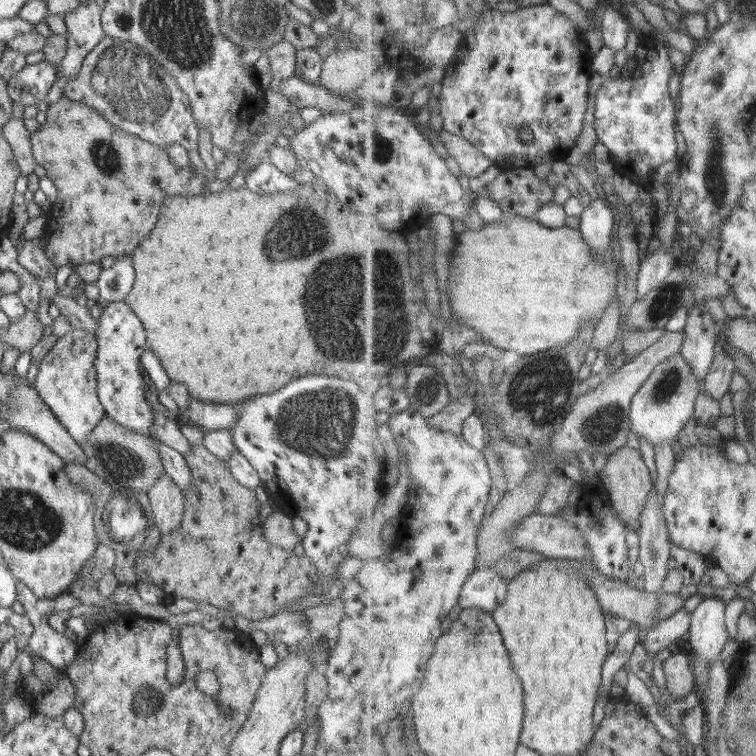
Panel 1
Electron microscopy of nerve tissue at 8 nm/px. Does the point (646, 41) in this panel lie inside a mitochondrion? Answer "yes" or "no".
no

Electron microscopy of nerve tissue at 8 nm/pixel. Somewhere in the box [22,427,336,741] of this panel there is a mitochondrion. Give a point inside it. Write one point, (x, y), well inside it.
(149, 702)

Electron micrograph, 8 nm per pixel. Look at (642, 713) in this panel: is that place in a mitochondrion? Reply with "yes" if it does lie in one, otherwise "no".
no

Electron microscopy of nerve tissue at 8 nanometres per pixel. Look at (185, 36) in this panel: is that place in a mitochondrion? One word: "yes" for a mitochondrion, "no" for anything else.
yes

